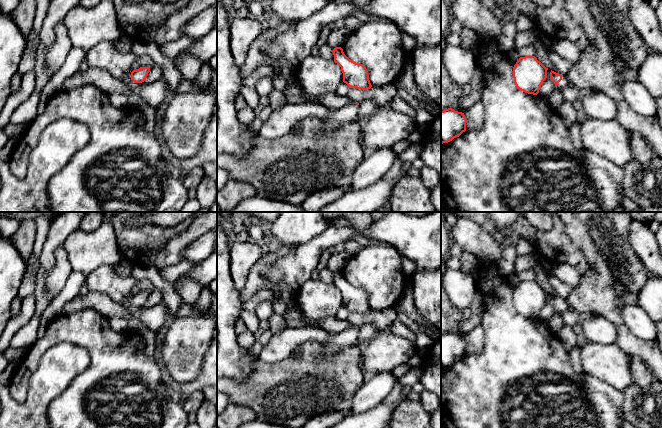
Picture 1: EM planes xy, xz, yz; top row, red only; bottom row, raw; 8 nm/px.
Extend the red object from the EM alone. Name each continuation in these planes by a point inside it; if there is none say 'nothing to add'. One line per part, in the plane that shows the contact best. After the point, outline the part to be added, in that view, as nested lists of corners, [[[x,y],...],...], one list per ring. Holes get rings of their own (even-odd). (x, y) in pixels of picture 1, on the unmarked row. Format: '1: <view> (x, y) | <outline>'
1: yz (564, 307) | [[[563,299],[562,304],[558,307],[558,313],[564,313],[571,309],[571,306],[568,304],[566,299]]]

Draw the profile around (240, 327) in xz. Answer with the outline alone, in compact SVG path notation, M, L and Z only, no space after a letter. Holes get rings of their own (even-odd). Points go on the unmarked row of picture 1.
M238 318L236 323L235 323L235 332L237 334L237 336L241 335L244 332L247 332L248 329L246 327L246 325L244 324L243 320Z

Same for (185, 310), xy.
M182 302L181 306L179 307L176 316L177 317L191 317L197 316L199 311L195 310L192 305Z

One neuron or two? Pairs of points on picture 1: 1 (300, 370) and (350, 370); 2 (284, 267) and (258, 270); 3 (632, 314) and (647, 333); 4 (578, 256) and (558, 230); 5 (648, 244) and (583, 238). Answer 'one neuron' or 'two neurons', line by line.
1: one neuron
2: two neurons
3: one neuron
4: one neuron
5: two neurons

